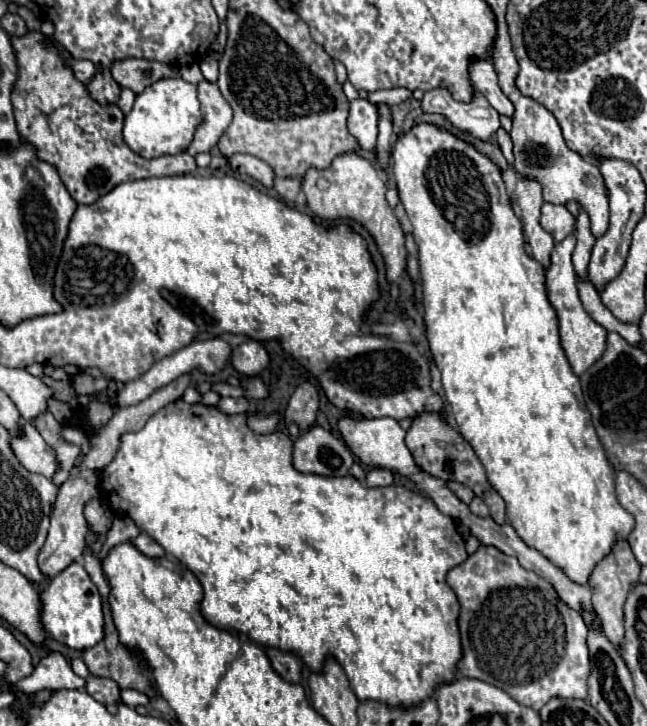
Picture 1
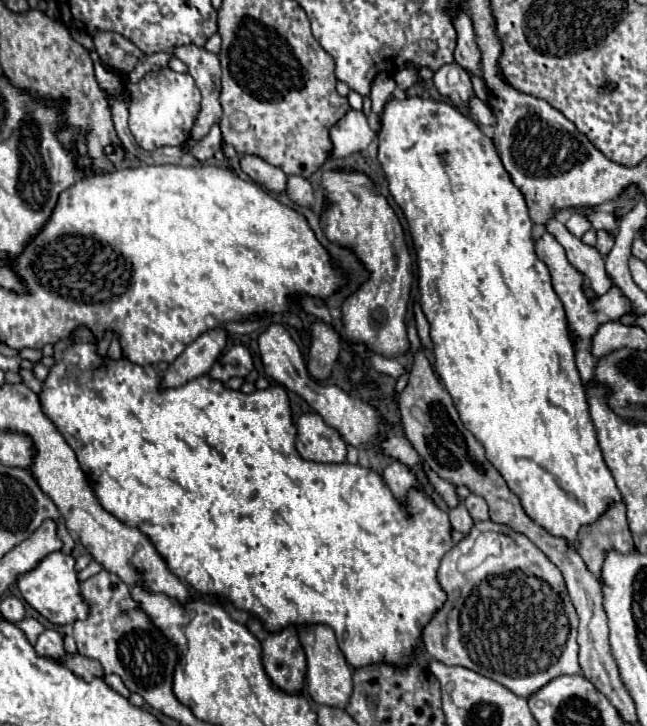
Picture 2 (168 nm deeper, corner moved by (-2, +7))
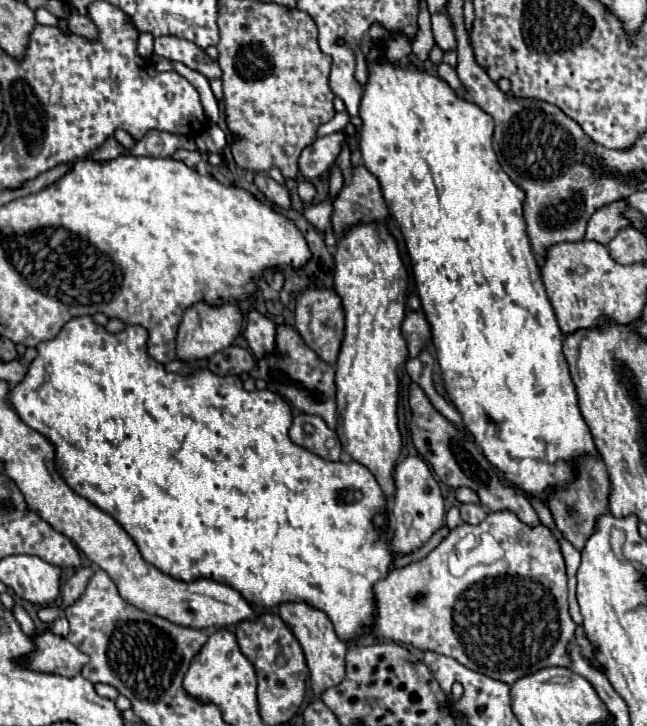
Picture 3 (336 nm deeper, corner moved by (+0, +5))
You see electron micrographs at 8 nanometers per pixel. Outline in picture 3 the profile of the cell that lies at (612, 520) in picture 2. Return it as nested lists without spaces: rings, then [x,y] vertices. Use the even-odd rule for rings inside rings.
[[[599,453],[577,457],[575,471],[577,471],[577,477],[569,487],[565,487],[565,489],[563,487],[561,489],[549,487],[547,505],[551,509],[551,515],[555,519],[557,529],[563,533],[563,537],[569,543],[573,543],[573,547],[577,547],[581,551],[585,545],[585,539],[595,529],[595,519],[609,511],[609,507],[607,507],[607,503],[609,503],[607,501],[609,499],[609,475],[607,475],[605,463],[603,463]]]

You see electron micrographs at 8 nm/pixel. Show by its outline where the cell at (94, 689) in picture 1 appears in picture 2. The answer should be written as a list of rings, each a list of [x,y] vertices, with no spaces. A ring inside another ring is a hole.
[[[67,655],[65,667],[69,667],[77,677],[85,679],[87,683],[89,683],[91,679],[103,677],[103,667],[101,667],[101,663],[95,661],[95,659],[81,657],[81,655],[75,655],[75,657],[69,657],[69,655]]]

